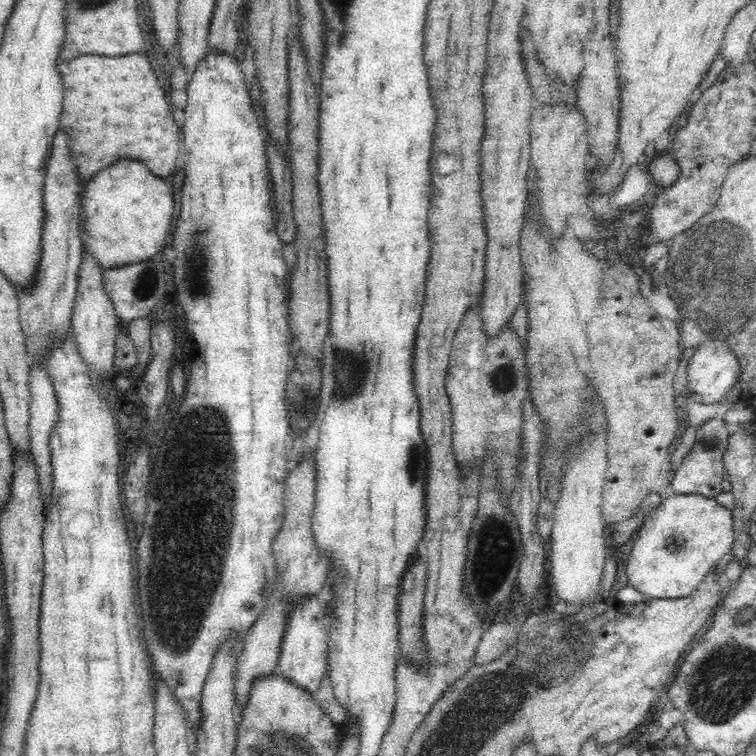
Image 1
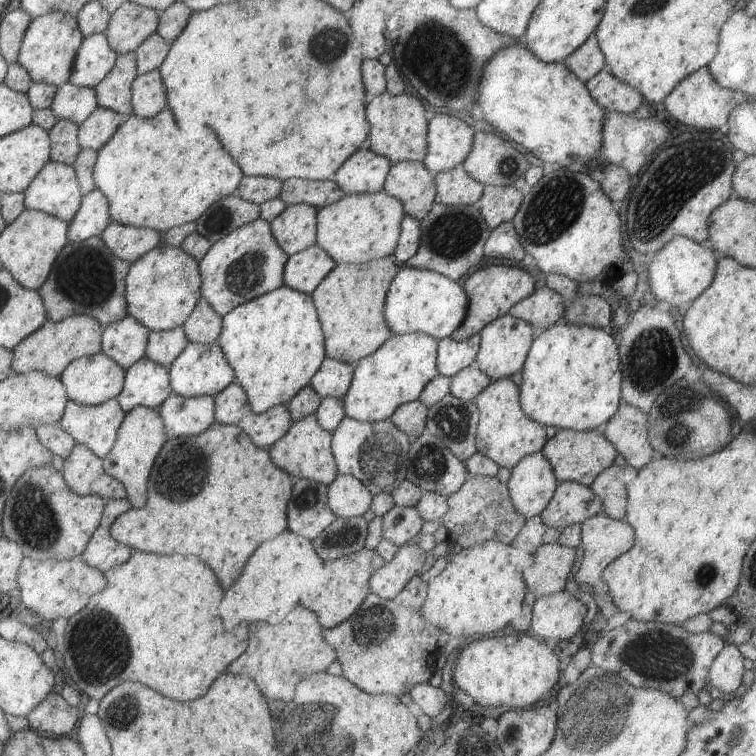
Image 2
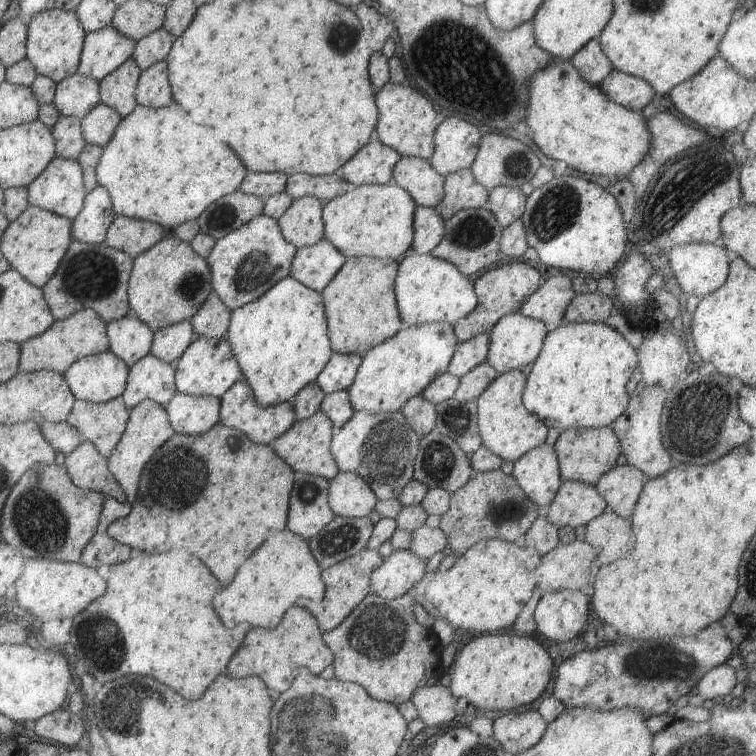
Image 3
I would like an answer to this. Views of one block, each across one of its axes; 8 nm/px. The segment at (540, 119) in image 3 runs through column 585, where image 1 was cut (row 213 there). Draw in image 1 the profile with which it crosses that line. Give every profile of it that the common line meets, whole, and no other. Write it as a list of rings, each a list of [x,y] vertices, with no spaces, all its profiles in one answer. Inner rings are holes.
[[[120,158],[85,184],[82,198],[82,243],[99,259],[103,270],[144,262],[159,256],[174,218],[172,185],[152,173],[144,161]]]

